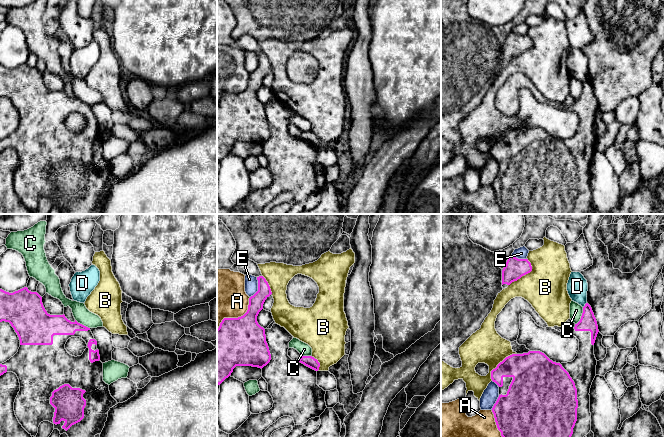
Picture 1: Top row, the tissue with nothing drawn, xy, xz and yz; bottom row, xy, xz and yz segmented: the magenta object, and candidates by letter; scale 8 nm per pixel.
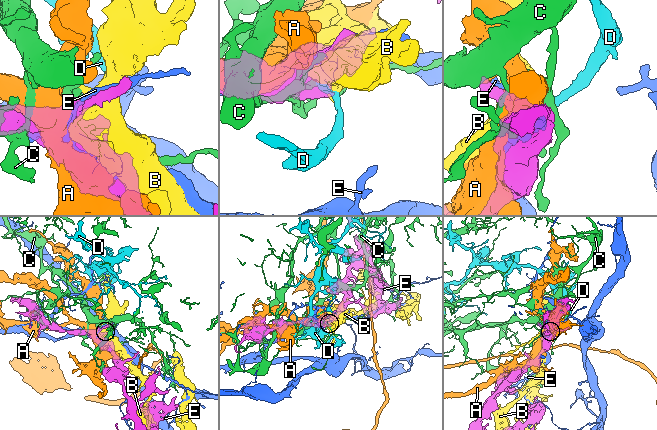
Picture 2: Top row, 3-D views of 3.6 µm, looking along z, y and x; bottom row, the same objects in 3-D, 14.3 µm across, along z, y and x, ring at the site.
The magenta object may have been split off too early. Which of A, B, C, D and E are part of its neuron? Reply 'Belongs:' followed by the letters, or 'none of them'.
Belongs: none of them

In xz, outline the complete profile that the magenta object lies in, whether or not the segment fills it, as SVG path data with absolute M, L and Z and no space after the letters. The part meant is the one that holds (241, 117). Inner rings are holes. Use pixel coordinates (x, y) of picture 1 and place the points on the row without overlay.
M263 52L257 53L258 67L249 74L247 88L238 94L224 94L217 105L217 160L228 154L236 142L263 144L271 136L265 105L257 98L265 76L272 70Z

